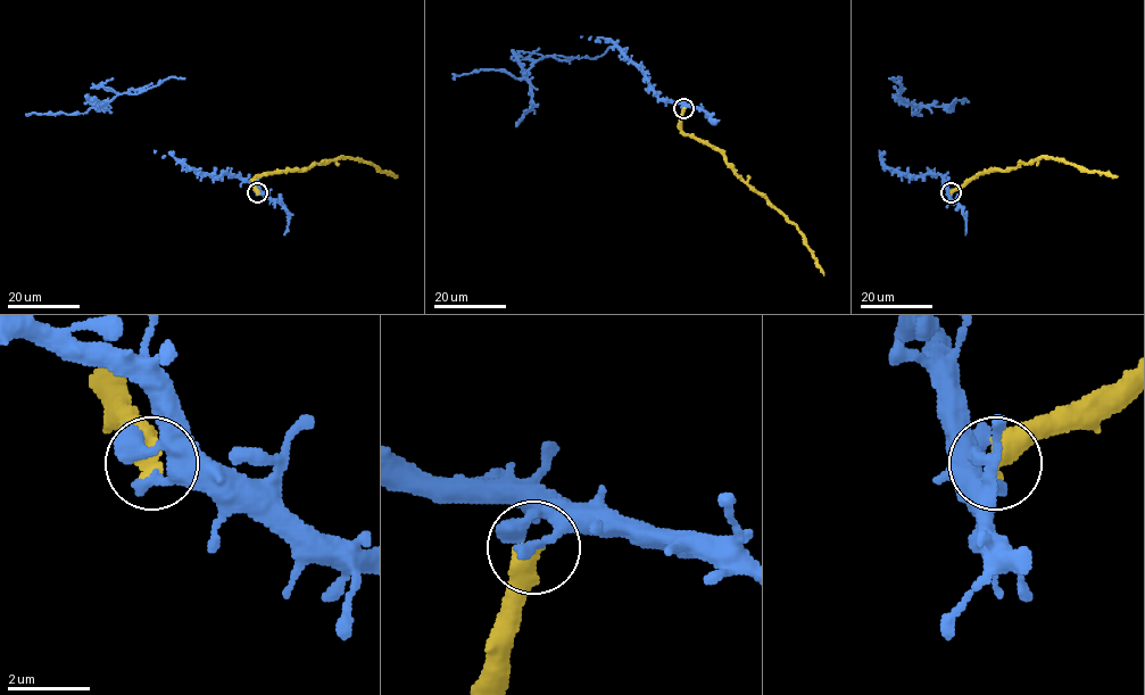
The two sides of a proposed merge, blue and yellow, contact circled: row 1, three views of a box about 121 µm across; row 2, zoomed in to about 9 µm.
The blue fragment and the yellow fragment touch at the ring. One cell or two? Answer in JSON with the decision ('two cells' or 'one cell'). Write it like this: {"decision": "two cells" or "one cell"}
{"decision": "two cells"}

